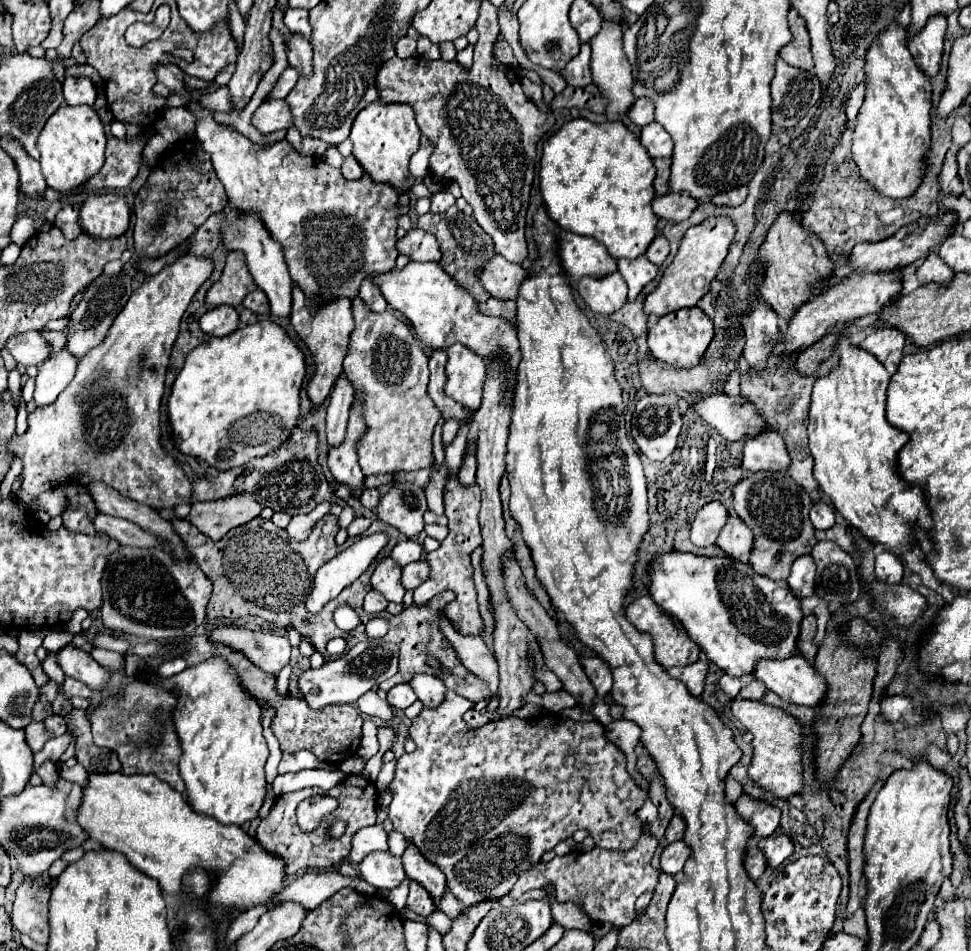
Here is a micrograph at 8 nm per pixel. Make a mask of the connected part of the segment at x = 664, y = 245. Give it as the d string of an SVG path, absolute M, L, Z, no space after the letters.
M657 234L655 240L653 240L653 244L649 244L645 256L647 256L653 264L661 264L661 262L667 258L667 254L669 254L669 242L667 242L667 238L665 238L663 234Z

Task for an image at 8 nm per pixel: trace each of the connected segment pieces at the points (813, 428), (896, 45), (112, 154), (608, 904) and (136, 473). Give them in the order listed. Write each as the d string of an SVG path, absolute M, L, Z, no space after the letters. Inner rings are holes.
M839 336L837 344L831 348L831 354L837 356L839 366L829 374L819 376L811 392L809 450L815 460L813 476L821 492L853 528L857 528L871 542L883 544L885 550L901 556L905 550L911 550L915 546L913 524L917 522L921 528L929 530L933 522L923 492L917 486L909 486L897 476L897 454L909 436L885 420L885 392L889 384L889 372L871 352L853 346L849 342L849 336Z
M945 14L931 16L925 28L921 28L921 32L917 32L907 44L907 30L901 28L897 20L893 20L893 24L889 24L889 28L885 28L885 32L877 36L877 40L873 40L873 46L869 46L869 52L865 54L865 102L859 110L857 126L853 132L853 160L859 166L861 178L871 182L883 196L907 198L917 190L921 182L923 156L929 150L929 142L931 142L929 138L931 134L929 130L931 128L931 82L927 76L935 76L939 70L945 30L947 30L947 16Z
M145 135L133 140L117 140L107 136L105 164L103 168L85 184L85 188L125 188L131 184L139 170L141 150L147 143Z
M641 836L637 846L627 852L609 852L593 848L589 852L571 852L567 856L555 856L551 862L539 862L533 868L519 874L519 880L511 888L509 896L519 900L527 890L553 886L557 902L575 902L577 908L593 922L611 922L619 928L635 918L635 900L657 886L659 872L651 866L651 858L657 850L655 836Z
M183 254L173 264L155 274L149 282L141 284L141 288L129 298L121 314L115 318L103 344L99 344L81 358L71 384L59 394L59 398L51 406L35 408L35 412L29 414L29 428L23 436L13 436L9 448L13 448L15 456L23 462L19 488L21 492L37 498L41 492L71 482L79 474L89 474L91 478L119 490L123 496L147 504L157 512L165 508L173 510L177 504L191 500L191 480L159 442L159 416L161 396L165 388L165 370L173 340L179 332L181 316L187 310L193 294L211 276L211 272L211 260ZM141 358L145 360L143 364L139 364Z

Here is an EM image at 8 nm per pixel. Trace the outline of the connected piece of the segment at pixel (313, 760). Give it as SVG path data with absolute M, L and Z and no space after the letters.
M301 750L295 754L283 754L279 768L283 768L283 772L297 772L297 770L307 770L307 768L335 768L335 766L327 762L319 762L317 756L313 756L307 750Z

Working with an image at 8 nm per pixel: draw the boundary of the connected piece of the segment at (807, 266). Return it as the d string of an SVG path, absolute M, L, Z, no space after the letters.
M781 212L771 224L757 252L757 258L761 260L761 268L765 268L765 276L761 280L761 298L783 320L789 320L795 310L811 296L817 296L817 290L823 288L817 284L821 284L821 280L825 280L833 272L833 262L829 260L819 236L803 228L801 222L789 212Z

